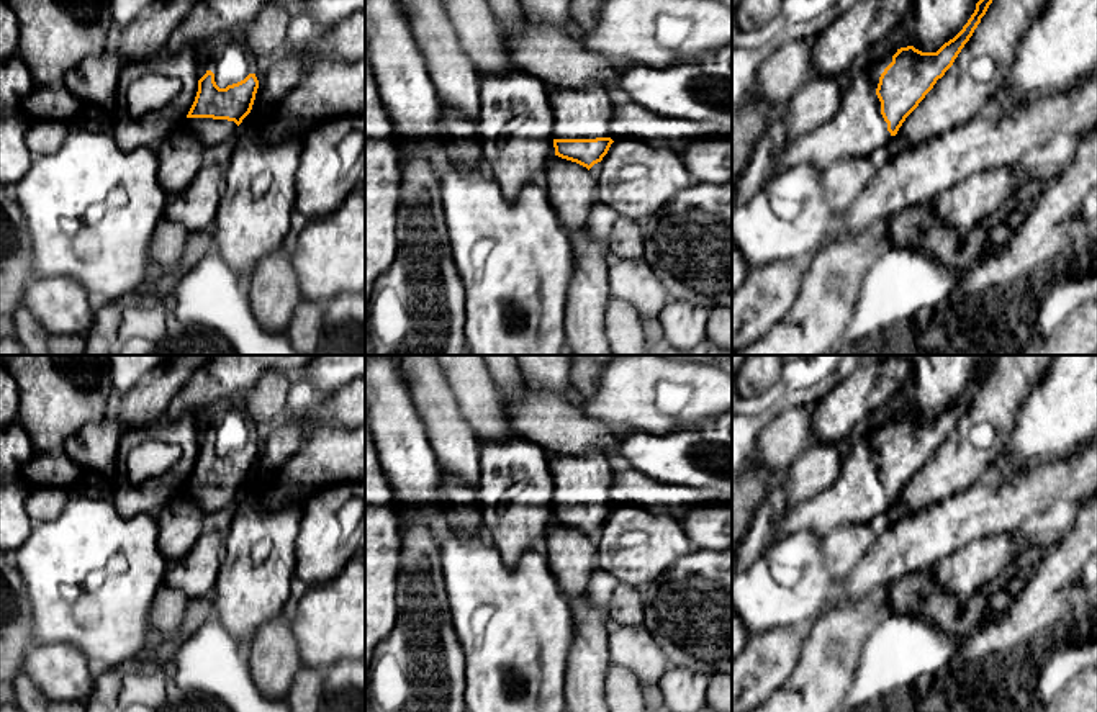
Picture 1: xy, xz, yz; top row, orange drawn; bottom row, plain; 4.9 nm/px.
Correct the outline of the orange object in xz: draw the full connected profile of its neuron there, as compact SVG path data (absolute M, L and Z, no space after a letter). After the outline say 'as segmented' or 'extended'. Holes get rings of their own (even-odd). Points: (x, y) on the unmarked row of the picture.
M548 453L553 478L555 522L588 537L603 527L611 511L609 489L616 463L603 453Z; extended

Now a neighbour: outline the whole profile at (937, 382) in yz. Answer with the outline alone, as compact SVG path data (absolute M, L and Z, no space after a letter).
M920 355L896 404L922 419L937 419L968 390L987 355Z

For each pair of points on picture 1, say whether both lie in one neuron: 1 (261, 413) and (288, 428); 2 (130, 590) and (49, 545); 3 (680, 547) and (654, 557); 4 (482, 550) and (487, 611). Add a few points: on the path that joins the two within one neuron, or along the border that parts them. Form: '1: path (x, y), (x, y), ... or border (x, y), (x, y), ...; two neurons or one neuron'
1: border (287, 410), (272, 424); two neurons
2: path (110, 580), (100, 575), (87, 575), (69, 565); one neuron
3: path (673, 547), (660, 550); one neuron
4: path (482, 565), (482, 590), (487, 596); one neuron

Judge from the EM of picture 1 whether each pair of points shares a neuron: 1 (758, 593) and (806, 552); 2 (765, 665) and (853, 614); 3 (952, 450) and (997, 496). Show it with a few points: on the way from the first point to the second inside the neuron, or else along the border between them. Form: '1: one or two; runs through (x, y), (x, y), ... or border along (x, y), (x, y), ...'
1: one; runs through (775, 593), (783, 593), (798, 578), (798, 568)
2: two; border along (806, 627), (801, 657), (796, 668), (786, 678)
3: two; border along (989, 472), (963, 490), (947, 496)

